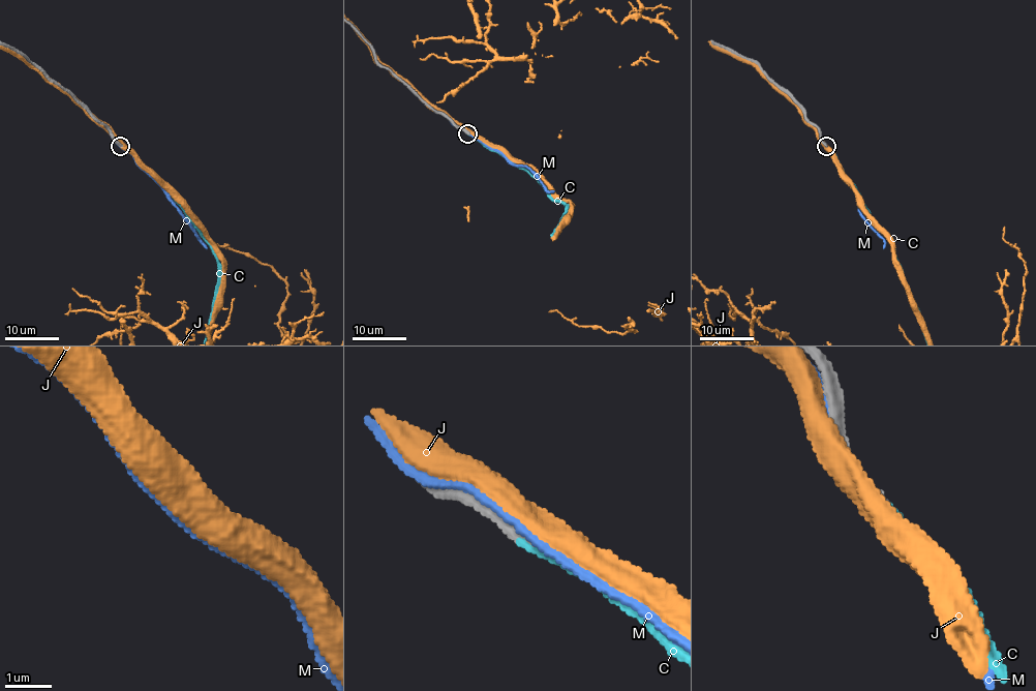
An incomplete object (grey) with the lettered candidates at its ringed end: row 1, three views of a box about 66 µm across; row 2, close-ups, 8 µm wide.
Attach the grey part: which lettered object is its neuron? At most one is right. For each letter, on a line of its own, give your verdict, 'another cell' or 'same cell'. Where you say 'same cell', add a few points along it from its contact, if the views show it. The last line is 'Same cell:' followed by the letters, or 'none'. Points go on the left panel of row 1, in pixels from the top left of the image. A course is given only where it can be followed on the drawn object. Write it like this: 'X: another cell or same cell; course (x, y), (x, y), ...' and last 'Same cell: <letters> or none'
C: same cell
J: another cell
M: another cell
Same cell: C

